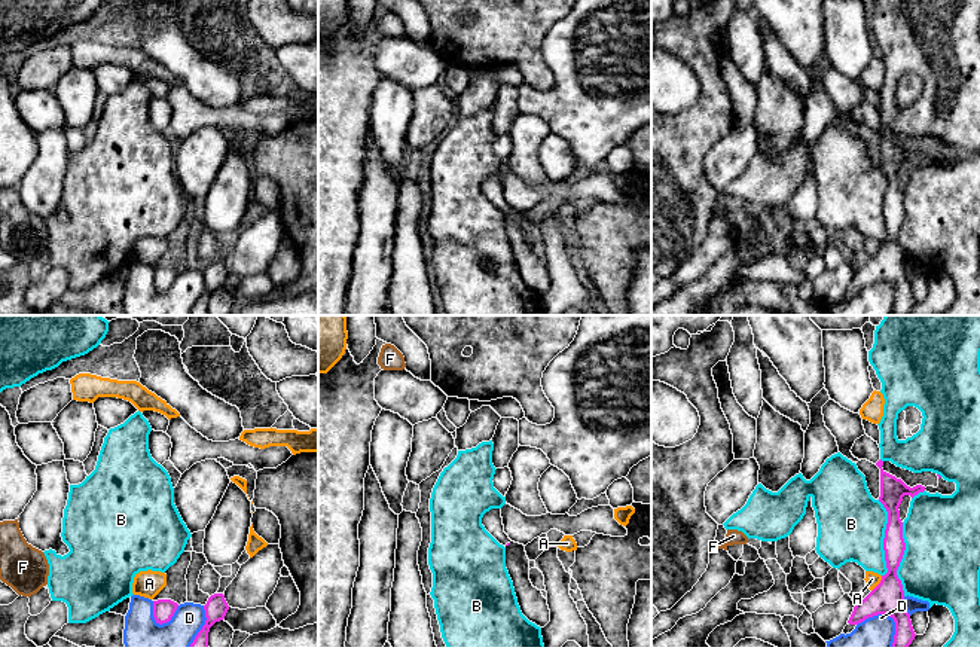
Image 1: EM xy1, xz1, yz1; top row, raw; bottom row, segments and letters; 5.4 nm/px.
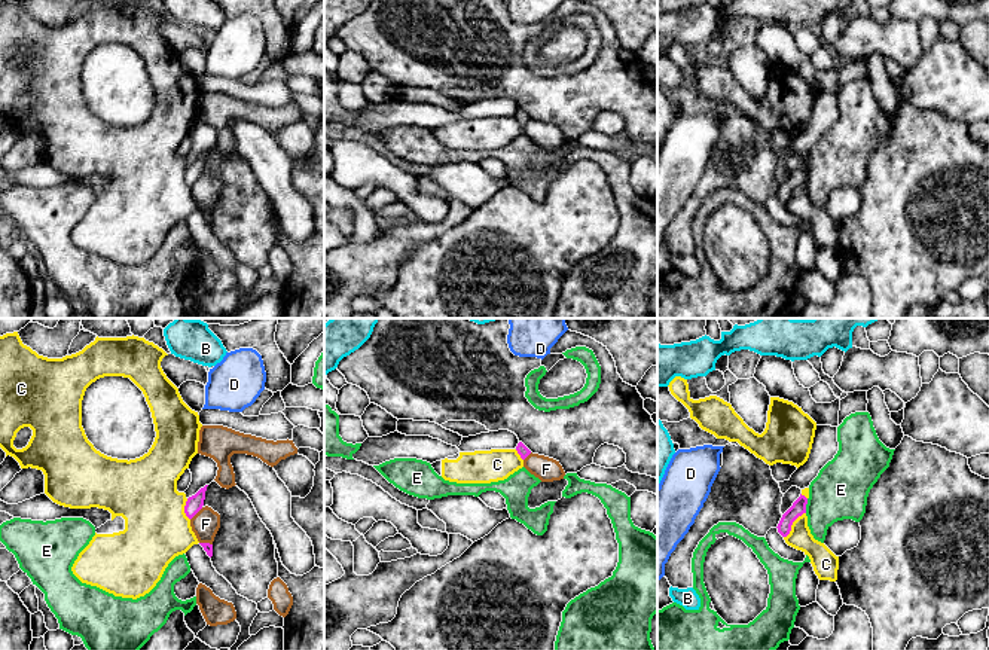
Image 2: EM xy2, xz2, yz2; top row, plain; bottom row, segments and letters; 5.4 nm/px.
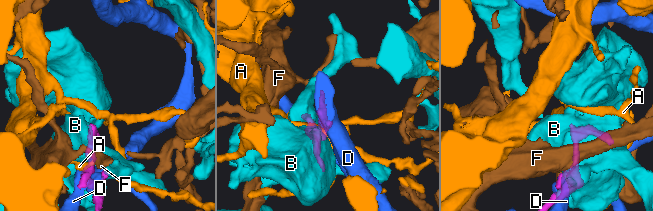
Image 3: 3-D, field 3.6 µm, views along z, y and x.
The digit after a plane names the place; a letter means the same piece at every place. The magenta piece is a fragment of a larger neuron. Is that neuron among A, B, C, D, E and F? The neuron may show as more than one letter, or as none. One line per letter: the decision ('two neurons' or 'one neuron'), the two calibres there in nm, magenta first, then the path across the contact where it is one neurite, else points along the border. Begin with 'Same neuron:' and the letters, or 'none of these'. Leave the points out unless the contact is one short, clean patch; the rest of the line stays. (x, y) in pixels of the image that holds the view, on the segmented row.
Same neuron: none of these
A: two neurons; 180 nm thick on the magenta side, 80 nm on the other; border along yz1 (882, 576), (872, 591)
B: two neurons; 130 nm thick on the magenta side, 360 nm on the other
C: two neurons; 80 nm thick on the magenta side, 130 nm on the other; border along yz2 (805, 512), (793, 522), (791, 530), (784, 537)
D: two neurons; 180 nm thick on the magenta side, 170 nm on the other
E: two neurons; 80 nm thick on the magenta side, 300 nm on the other
F: two neurons; 90 nm thick on the magenta side, 150 nm on the other

